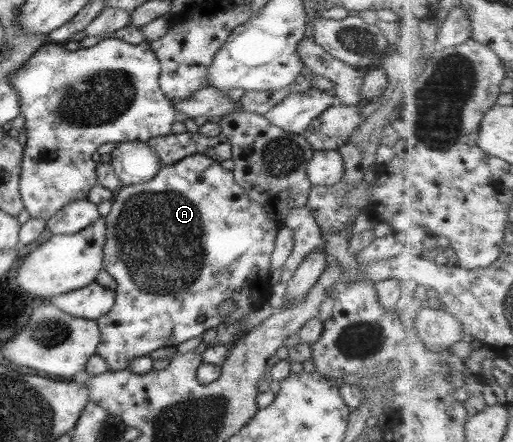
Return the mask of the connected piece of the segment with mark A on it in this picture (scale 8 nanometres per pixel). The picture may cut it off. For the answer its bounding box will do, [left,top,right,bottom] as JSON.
[95,154,276,371]

